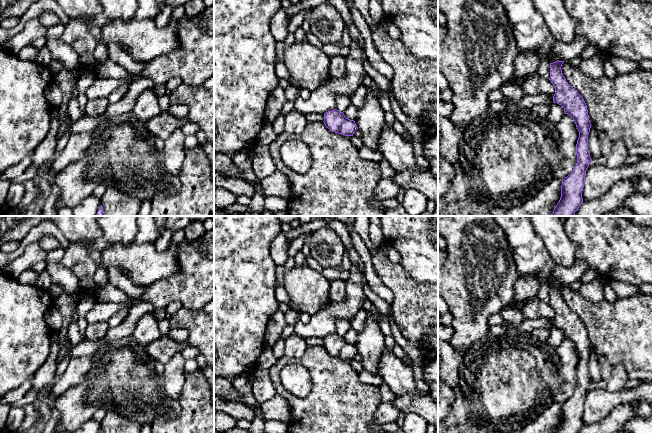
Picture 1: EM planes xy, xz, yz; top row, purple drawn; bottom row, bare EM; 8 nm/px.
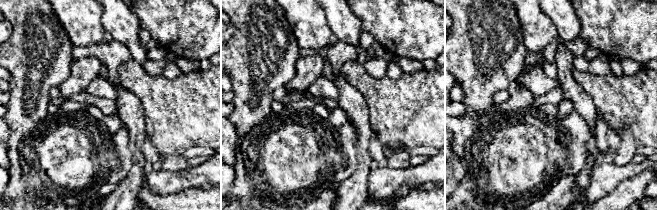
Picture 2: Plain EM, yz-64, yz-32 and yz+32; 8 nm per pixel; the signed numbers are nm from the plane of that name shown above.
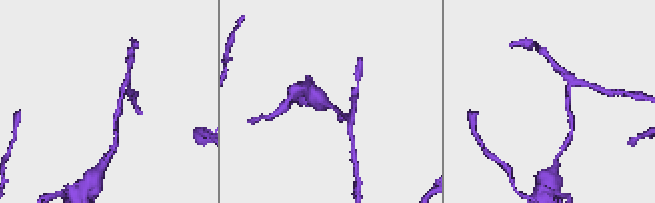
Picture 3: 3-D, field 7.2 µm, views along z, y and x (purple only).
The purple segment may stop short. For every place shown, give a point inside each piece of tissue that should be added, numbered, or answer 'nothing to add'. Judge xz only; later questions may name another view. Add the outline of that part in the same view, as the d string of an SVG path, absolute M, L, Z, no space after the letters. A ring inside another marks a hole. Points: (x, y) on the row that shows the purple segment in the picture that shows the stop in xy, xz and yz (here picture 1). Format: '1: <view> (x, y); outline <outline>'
nothing to add

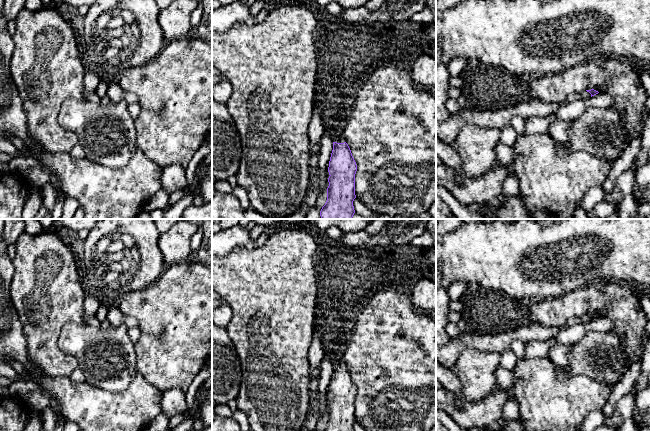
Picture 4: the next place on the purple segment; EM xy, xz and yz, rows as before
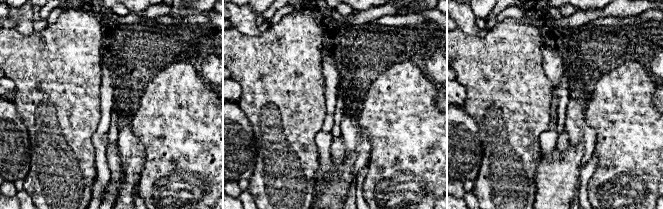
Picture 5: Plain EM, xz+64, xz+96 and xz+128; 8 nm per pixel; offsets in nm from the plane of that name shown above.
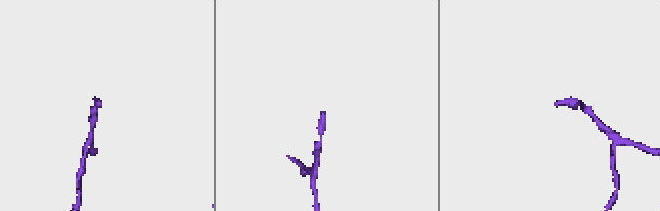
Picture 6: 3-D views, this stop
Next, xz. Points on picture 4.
1: xz (340, 138); outline M342 132L339 135L336 135L334 137L333 142L337 142L337 143L344 143L344 142L346 142L345 137L343 136Z

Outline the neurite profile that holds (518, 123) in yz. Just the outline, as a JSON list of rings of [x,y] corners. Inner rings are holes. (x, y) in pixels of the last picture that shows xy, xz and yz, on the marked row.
[[[515,116],[509,124],[513,127],[518,136],[524,134],[525,119]]]

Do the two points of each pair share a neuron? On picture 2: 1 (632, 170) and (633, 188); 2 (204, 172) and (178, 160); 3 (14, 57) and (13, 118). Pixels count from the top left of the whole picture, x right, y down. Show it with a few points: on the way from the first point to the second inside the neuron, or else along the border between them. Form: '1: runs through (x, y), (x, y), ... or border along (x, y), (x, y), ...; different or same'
1: border along (646, 169), (624, 179), (613, 190); different
2: border along (189, 165), (177, 171), (166, 170); different
3: runs through (19, 72), (19, 103); same

